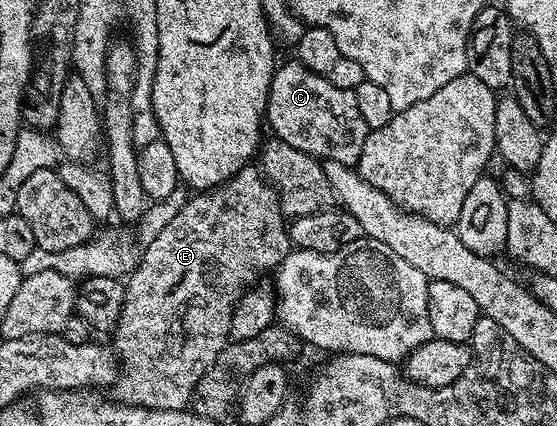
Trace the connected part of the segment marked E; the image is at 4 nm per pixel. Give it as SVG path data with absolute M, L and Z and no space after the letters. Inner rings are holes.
M255 166L242 168L236 176L231 176L225 183L217 185L210 190L199 190L194 193L192 200L187 200L167 220L167 225L152 238L143 252L143 257L134 265L129 279L125 284L125 295L123 297L123 313L118 324L113 329L115 344L113 351L121 361L119 378L113 388L113 396L118 403L130 404L133 408L152 408L153 410L177 410L187 408L192 403L195 395L197 382L211 369L213 362L217 362L217 354L221 354L223 347L229 343L231 336L231 323L235 313L235 305L239 303L247 284L258 272L266 268L275 270L282 260L289 255L293 249L291 237L285 227L285 217L279 205L279 196L270 183L261 175L260 169Z

